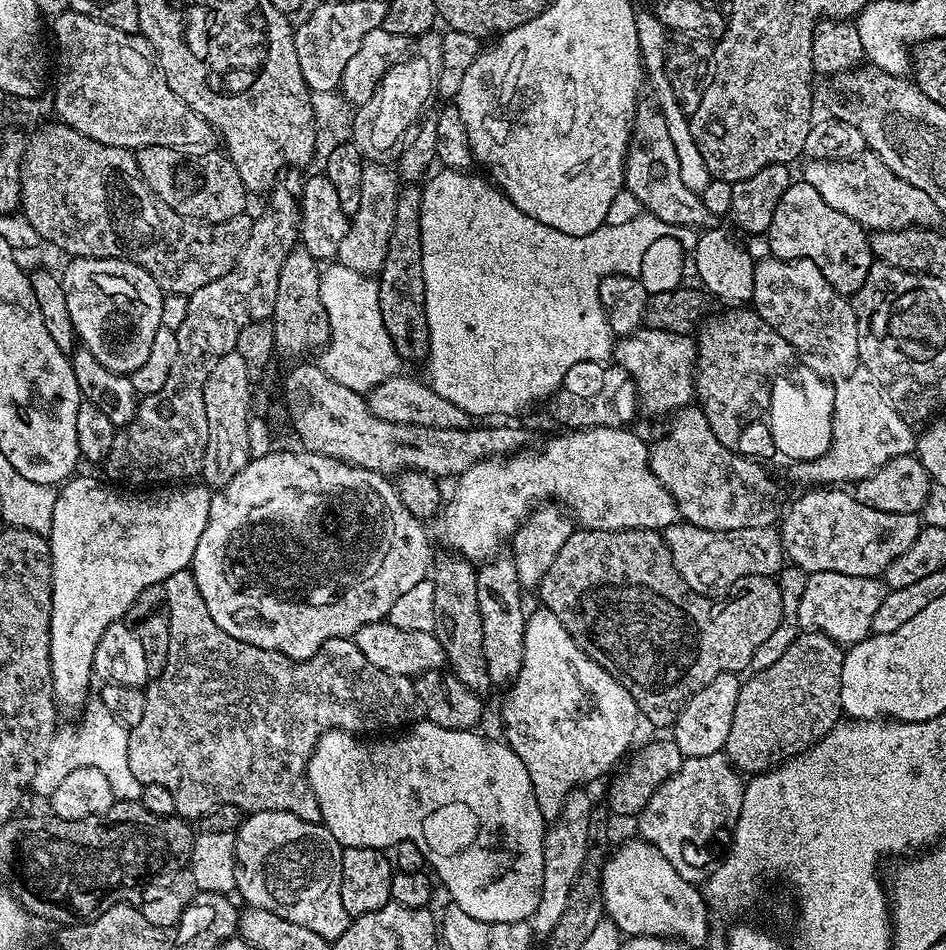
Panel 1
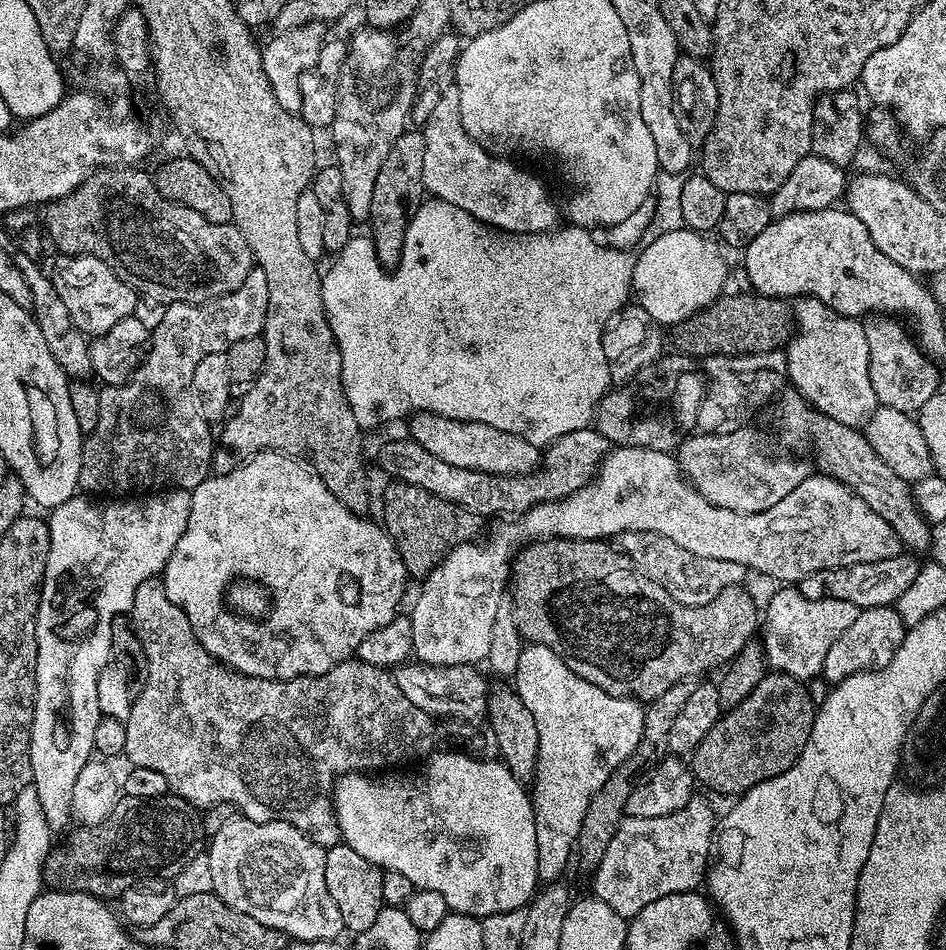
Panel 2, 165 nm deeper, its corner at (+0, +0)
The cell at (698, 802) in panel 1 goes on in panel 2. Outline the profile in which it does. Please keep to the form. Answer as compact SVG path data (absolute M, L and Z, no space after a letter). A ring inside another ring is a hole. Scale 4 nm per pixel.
M700 804L697 808L685 806L674 814L655 816L654 818L638 818L625 815L616 833L610 838L610 846L596 863L592 880L595 899L602 901L614 914L631 918L637 916L650 902L662 898L666 894L694 892L701 887L706 876L706 869L714 847L714 833L718 827L717 813L712 813L708 804Z

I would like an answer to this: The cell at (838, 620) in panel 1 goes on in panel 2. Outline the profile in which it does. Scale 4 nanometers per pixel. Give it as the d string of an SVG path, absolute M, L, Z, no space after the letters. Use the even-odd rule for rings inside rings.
M780 586L762 608L762 636L764 632L764 656L772 672L793 676L795 680L808 682L811 676L819 677L830 646L854 622L857 609L850 602L841 600L807 600L796 586Z

